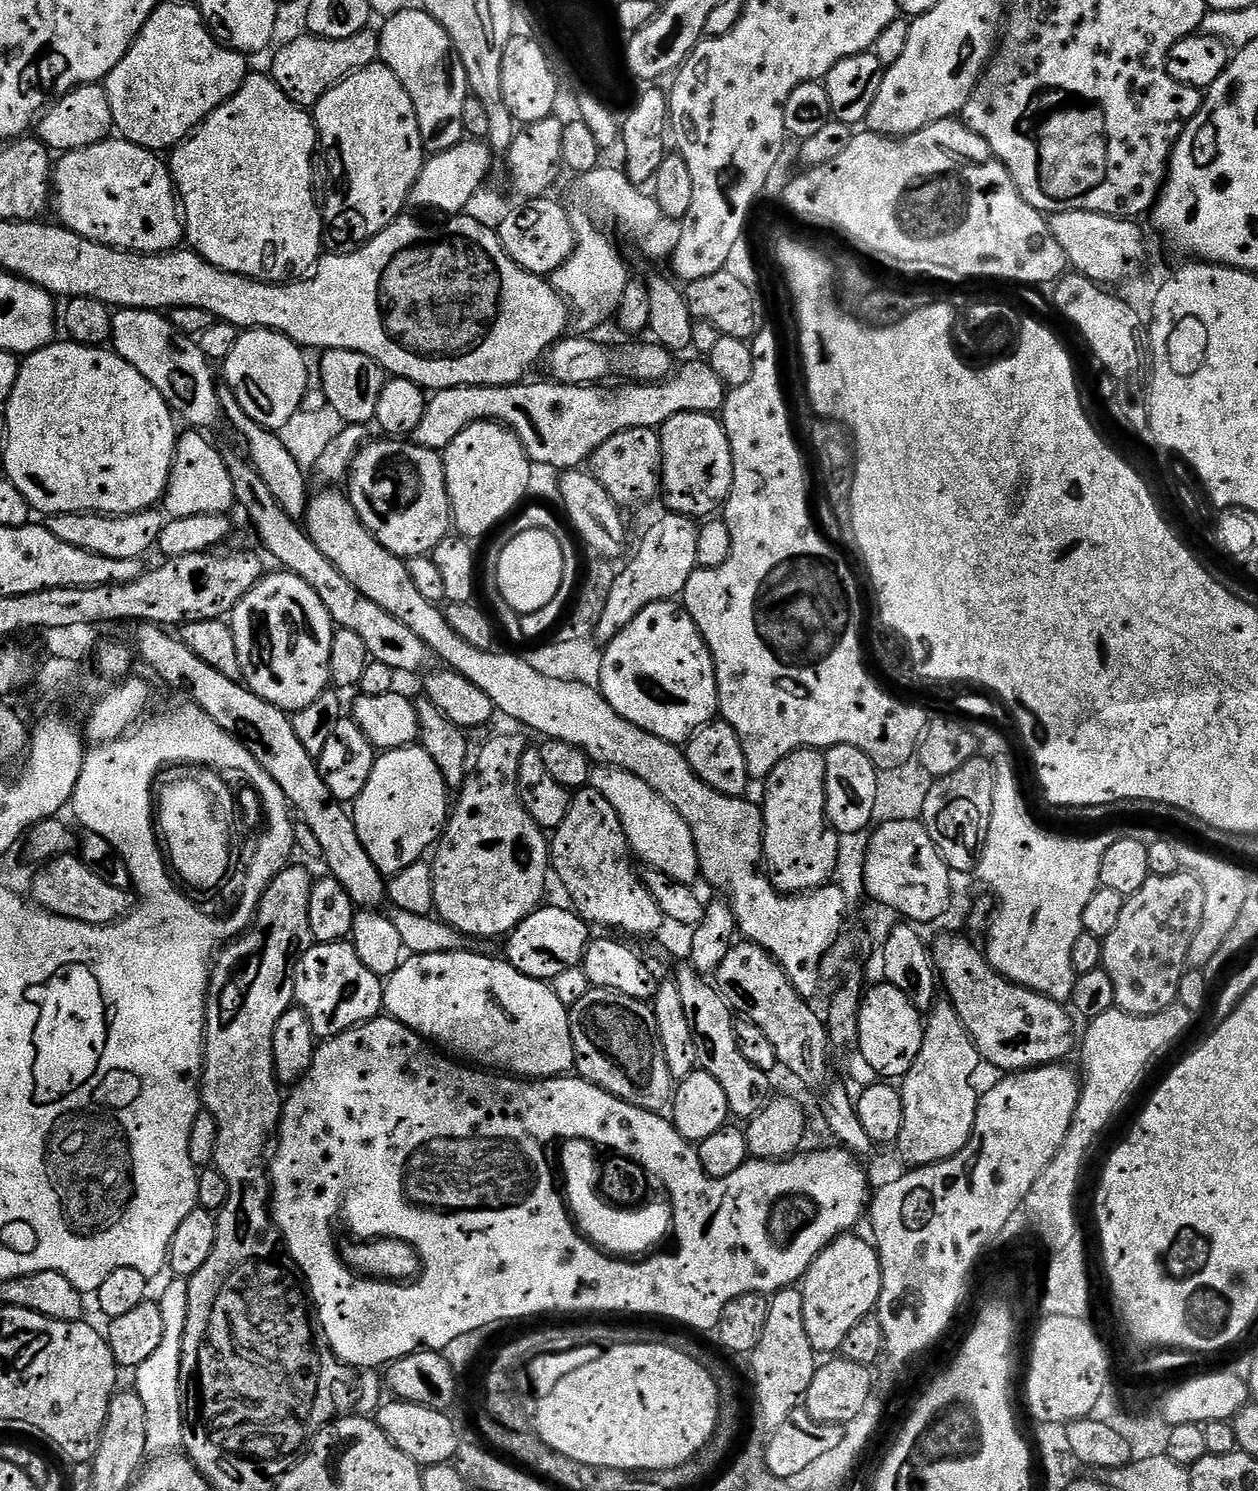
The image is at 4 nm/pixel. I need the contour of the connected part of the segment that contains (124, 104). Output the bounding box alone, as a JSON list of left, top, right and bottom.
[106,2,250,154]

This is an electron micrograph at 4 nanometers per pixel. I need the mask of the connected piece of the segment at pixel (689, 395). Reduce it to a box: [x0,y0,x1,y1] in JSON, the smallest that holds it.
[411,358,726,470]

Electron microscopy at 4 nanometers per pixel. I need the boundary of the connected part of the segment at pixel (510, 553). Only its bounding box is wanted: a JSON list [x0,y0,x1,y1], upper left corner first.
[496,528,565,616]

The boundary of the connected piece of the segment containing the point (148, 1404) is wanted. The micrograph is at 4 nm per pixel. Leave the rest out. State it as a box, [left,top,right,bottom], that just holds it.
[134,1279,190,1458]

